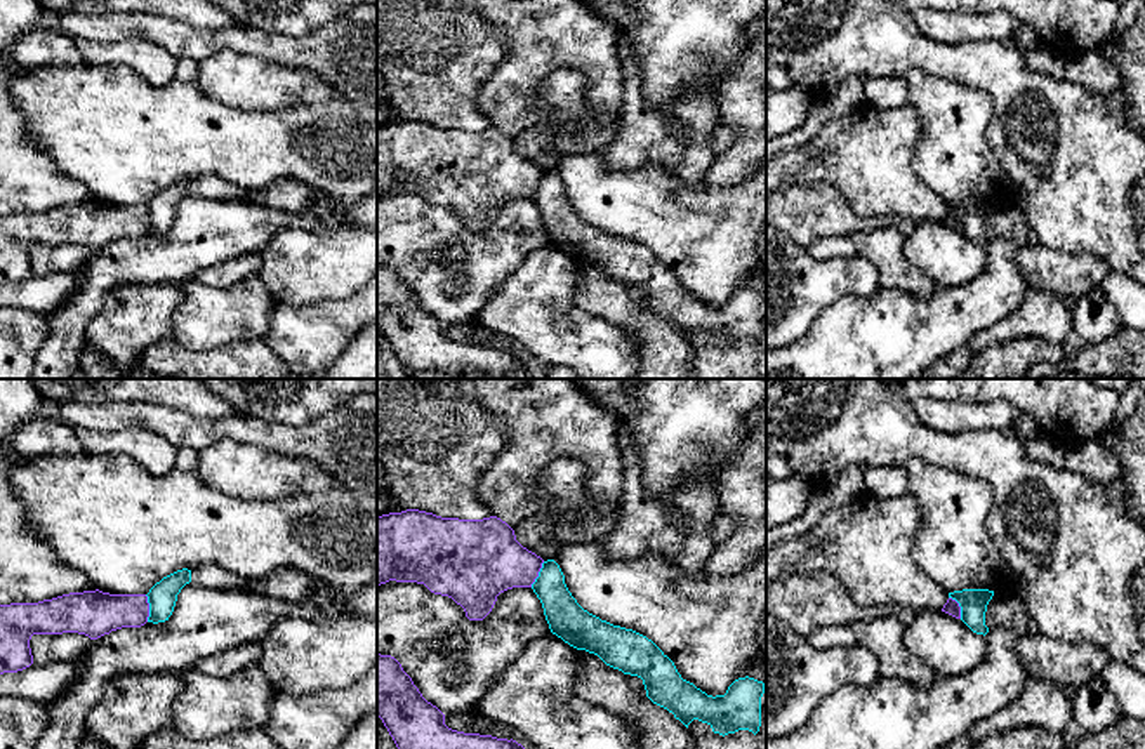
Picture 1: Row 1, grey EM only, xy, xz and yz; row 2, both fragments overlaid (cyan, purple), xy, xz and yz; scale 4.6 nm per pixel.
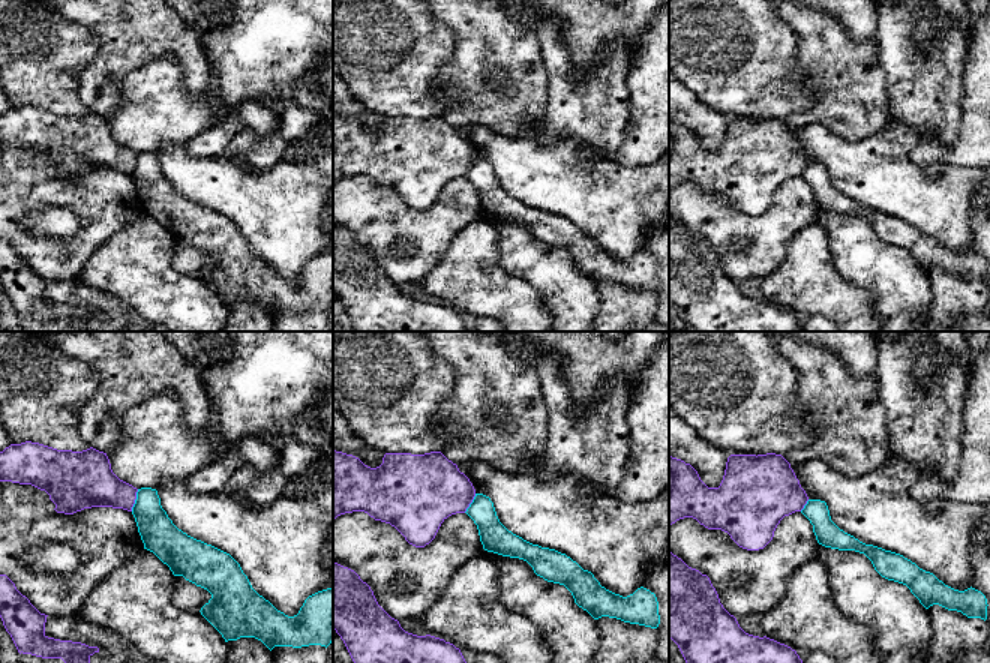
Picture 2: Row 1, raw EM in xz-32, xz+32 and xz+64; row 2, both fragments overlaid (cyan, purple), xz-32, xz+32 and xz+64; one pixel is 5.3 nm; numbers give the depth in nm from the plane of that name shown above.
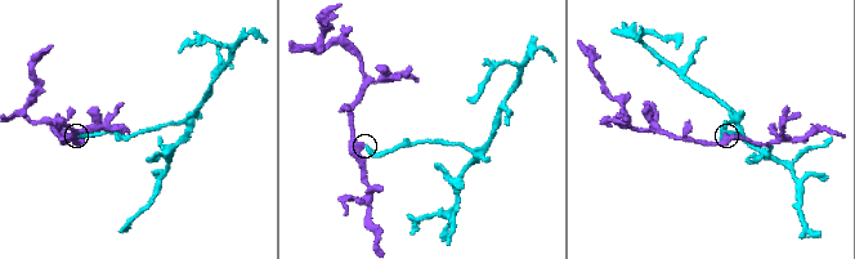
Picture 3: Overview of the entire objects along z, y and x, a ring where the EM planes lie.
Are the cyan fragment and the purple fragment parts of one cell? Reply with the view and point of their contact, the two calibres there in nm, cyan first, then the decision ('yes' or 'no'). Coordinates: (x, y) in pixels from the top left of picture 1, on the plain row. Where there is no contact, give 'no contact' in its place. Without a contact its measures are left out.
xy (150, 219) | 140/200 nm | no

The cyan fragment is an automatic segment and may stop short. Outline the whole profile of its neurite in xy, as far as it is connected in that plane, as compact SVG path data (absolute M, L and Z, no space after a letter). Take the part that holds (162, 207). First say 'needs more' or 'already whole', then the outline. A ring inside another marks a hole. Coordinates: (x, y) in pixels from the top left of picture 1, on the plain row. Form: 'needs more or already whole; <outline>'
already whole; M182 179L156 193L148 207L149 228L148 233L158 235L169 231L174 222L177 205L191 193L191 181Z

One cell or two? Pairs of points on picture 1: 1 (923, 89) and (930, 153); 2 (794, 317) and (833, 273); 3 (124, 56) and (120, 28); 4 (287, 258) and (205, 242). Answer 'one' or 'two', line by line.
1: one
2: one
3: two
4: two

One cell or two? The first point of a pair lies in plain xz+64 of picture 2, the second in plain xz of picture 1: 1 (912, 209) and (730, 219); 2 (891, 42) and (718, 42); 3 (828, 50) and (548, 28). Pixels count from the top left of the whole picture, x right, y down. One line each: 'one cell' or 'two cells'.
1: one cell
2: two cells
3: one cell

